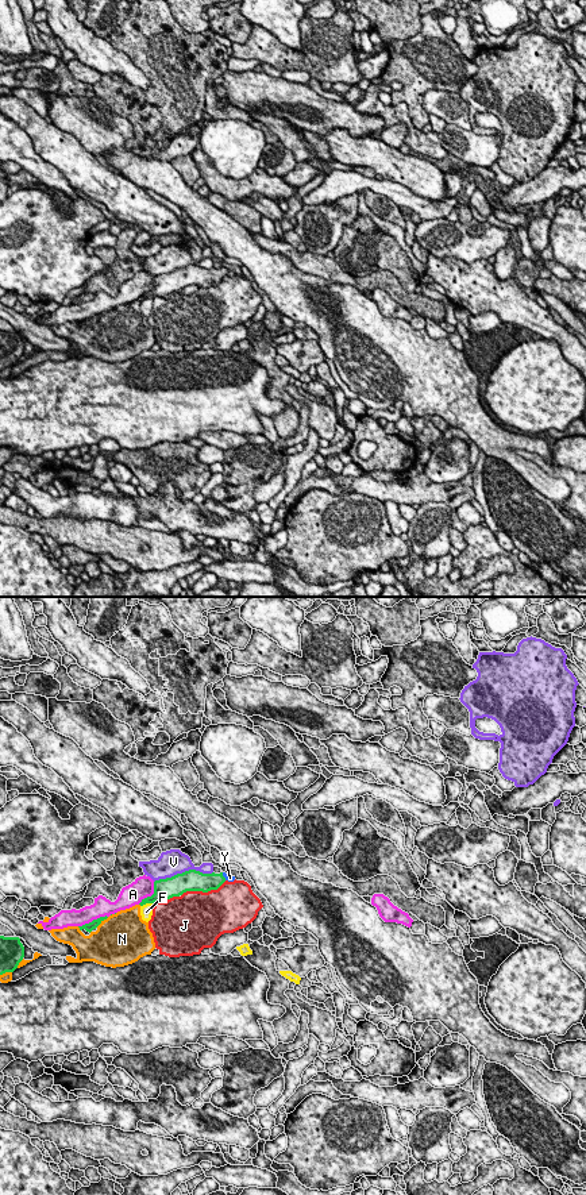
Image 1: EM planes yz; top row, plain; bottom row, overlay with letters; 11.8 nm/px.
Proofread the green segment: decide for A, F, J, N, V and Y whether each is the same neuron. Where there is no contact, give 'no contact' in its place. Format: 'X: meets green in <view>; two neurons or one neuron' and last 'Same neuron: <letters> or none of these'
A: meets green in yz; two neurons
F: meets green in yz; two neurons
J: meets green in yz; two neurons
N: meets green in yz; two neurons
V: meets green in yz; two neurons
Y: meets green in yz; one neuron
Same neuron: Y

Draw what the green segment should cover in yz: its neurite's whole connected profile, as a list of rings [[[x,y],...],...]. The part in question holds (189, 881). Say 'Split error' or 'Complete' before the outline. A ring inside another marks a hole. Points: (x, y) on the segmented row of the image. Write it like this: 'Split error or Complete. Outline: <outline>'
Split error. Outline: [[[189,870],[182,874],[177,874],[171,878],[159,879],[154,882],[154,894],[142,899],[140,906],[154,902],[166,902],[173,897],[180,897],[186,891],[203,891],[217,890],[225,880],[234,882],[235,876],[220,874],[203,874],[196,870]]]

